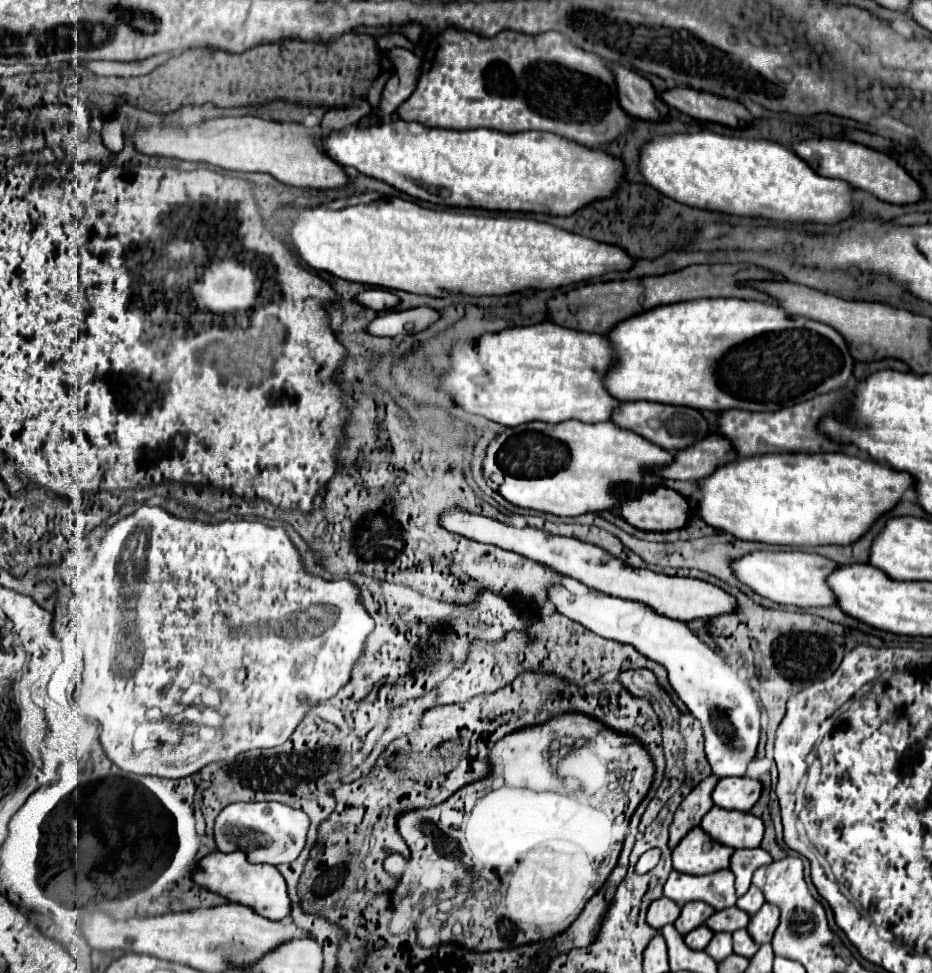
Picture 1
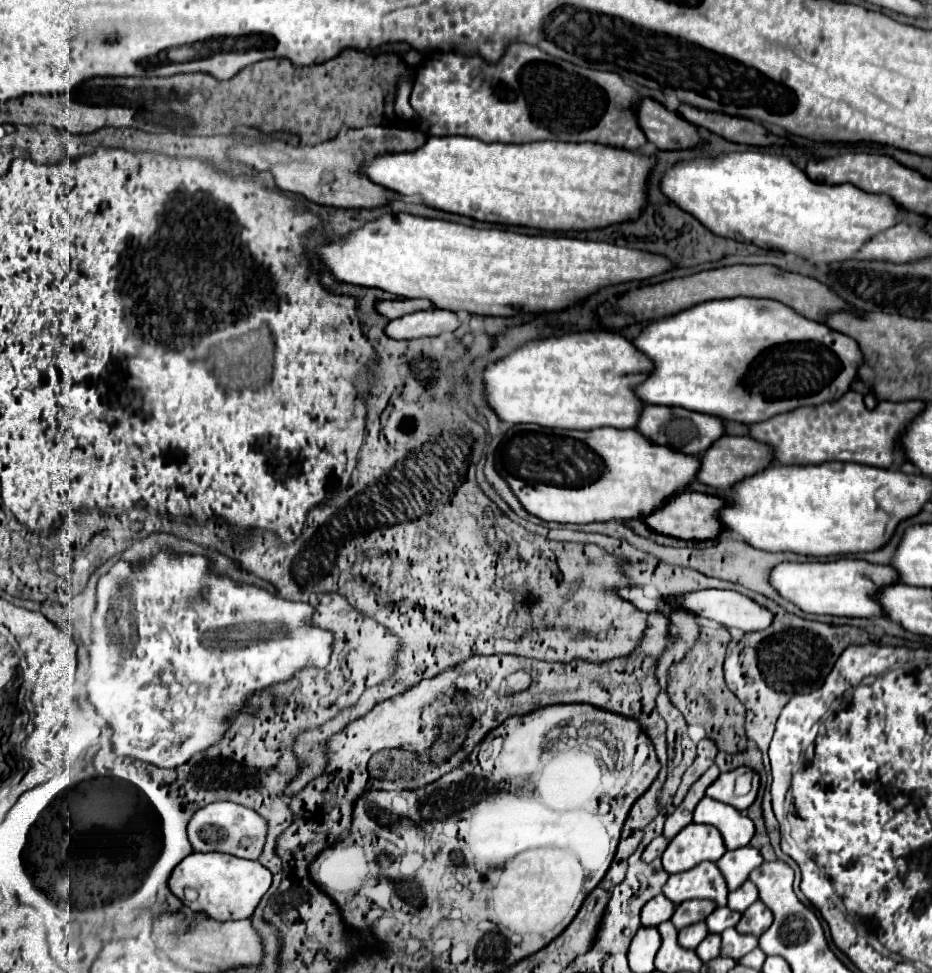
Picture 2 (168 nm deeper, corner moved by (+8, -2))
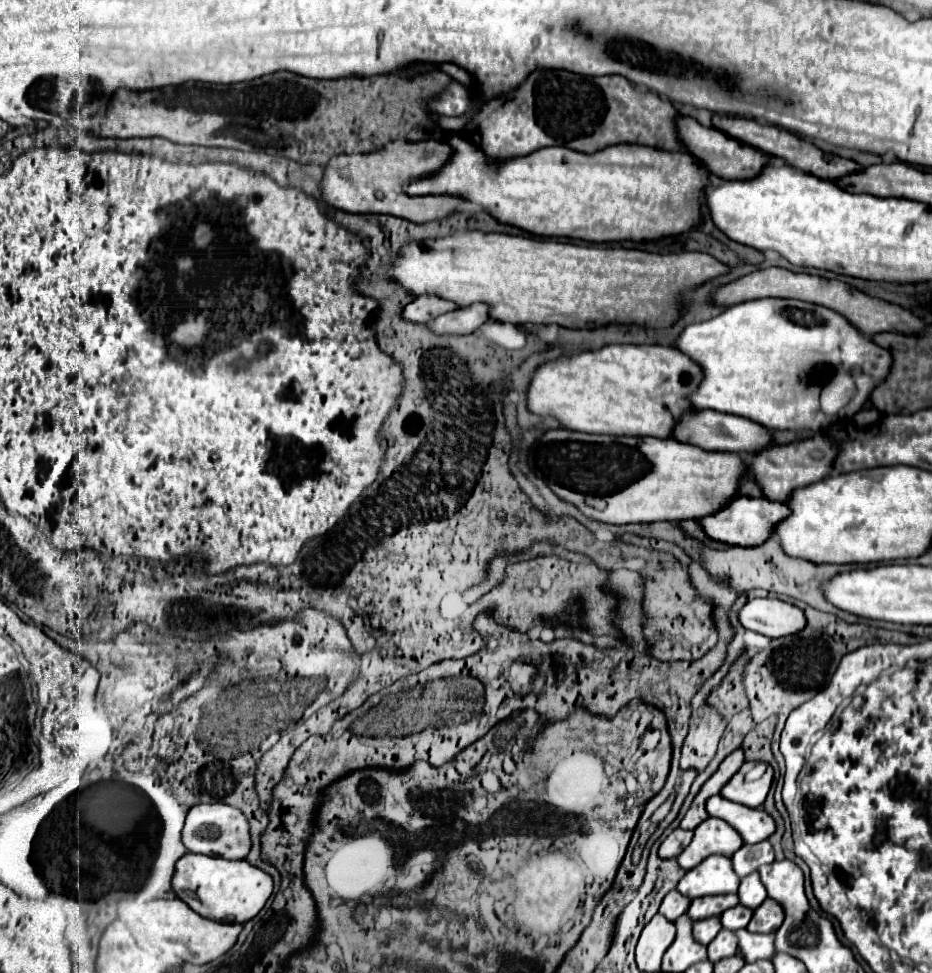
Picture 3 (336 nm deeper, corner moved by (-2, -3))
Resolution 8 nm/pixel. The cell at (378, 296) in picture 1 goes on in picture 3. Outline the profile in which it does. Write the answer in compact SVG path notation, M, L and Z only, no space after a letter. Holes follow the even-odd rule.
M420 295L416 297L412 303L408 303L402 311L402 317L410 323L428 323L430 319L436 319L438 315L442 313L448 313L448 311L454 311L456 305L452 301L446 301L446 299L438 299L434 295Z

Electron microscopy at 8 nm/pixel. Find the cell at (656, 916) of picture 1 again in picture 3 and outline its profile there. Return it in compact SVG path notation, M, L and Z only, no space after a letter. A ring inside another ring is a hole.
M670 891L660 905L660 915L664 915L668 921L676 921L680 915L688 911L688 905L690 905L690 899L680 895L678 891Z

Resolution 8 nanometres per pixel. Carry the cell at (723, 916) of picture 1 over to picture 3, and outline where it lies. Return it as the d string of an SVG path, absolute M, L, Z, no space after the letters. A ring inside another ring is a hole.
M736 905L736 907L728 909L728 911L724 911L722 917L720 917L722 927L724 929L730 929L730 931L736 931L736 929L746 927L750 919L752 919L752 909L742 907L742 905Z

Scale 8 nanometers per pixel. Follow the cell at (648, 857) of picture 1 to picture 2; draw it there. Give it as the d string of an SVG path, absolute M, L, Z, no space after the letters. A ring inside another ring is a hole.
M656 836L656 838L646 846L646 850L644 850L644 854L642 854L644 862L652 862L654 858L662 856L662 852L668 848L668 844L670 844L668 838L664 838L664 836Z

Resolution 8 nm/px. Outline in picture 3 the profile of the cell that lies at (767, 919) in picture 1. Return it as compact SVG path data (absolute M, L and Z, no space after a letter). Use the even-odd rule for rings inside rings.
M766 899L758 909L754 909L754 917L748 923L750 933L774 933L784 921L784 911L774 899Z

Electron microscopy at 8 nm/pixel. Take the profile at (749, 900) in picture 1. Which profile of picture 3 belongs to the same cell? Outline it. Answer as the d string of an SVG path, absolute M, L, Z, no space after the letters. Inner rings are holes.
M752 873L752 875L748 875L748 877L744 877L740 881L740 889L738 889L740 905L746 905L750 909L756 909L766 897L768 895L766 895L766 889L764 889L758 873Z

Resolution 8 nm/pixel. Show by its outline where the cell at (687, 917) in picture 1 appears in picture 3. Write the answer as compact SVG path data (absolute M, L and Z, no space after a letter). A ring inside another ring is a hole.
M714 895L714 897L698 897L688 907L688 917L692 921L720 917L722 911L738 905L738 895Z

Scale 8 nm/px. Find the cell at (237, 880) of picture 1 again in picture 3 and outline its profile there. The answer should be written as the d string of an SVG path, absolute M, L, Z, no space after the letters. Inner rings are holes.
M186 853L176 863L176 871L172 877L172 887L188 907L192 907L198 915L222 923L246 923L260 913L268 897L272 895L274 881L272 877L250 865L248 861L228 861L222 857L208 857Z

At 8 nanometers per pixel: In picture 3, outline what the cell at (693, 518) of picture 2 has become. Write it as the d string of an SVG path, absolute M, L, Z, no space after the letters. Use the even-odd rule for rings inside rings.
M734 497L730 503L726 503L720 511L702 517L700 527L704 529L704 533L714 539L714 541L722 541L728 545L742 545L742 547L756 547L762 541L766 541L772 533L772 527L778 523L778 519L782 521L786 515L790 513L790 509L784 503L776 503L776 501L768 501L764 497L760 499L752 499L752 497Z

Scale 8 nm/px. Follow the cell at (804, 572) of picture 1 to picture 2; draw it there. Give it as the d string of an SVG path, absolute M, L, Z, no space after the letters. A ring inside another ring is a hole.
M840 558L834 562L782 562L772 570L772 586L800 610L810 614L832 614L848 618L874 618L884 616L876 604L876 594L884 586L900 582L896 568L890 564L870 564L866 560Z

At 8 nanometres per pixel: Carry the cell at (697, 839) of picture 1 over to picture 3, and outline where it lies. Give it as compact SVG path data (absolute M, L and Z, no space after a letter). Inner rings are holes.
M708 817L694 829L690 845L676 857L678 865L686 871L700 865L710 855L732 857L742 847L738 831L734 831L726 821Z

